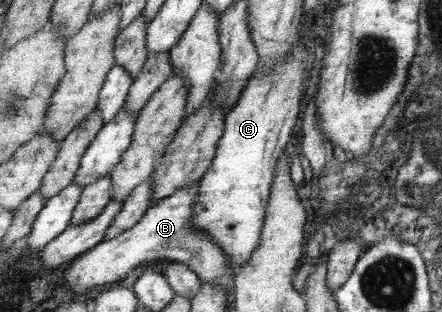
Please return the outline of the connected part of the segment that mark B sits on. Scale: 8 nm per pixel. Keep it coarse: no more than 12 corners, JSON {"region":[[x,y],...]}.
{"region":[[200,181],[148,207],[126,232],[75,257],[76,294],[116,284],[156,258],[201,282],[234,272],[224,249],[193,228]]}

